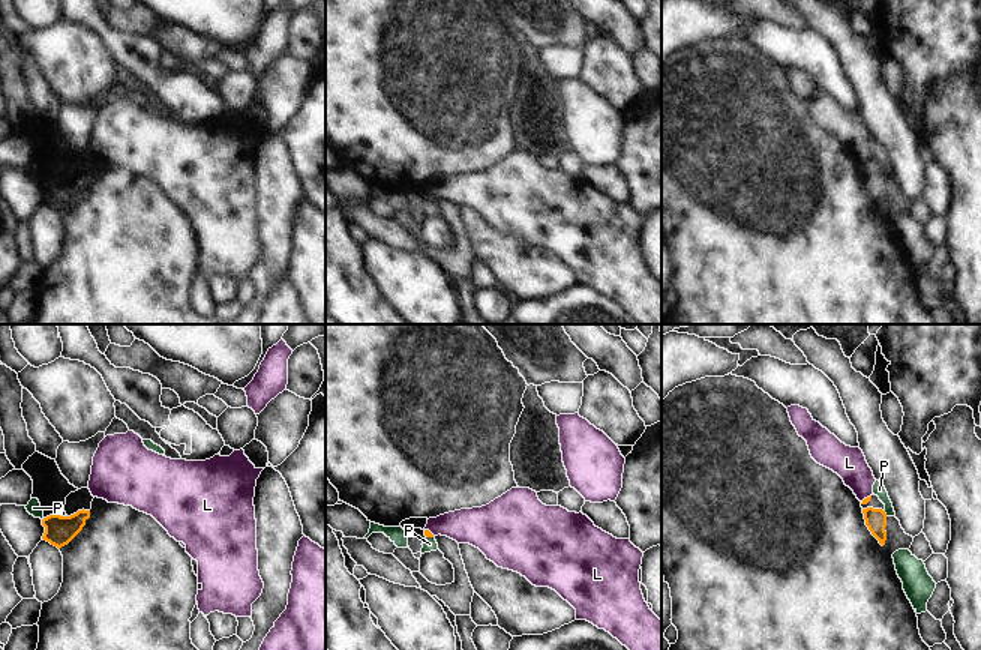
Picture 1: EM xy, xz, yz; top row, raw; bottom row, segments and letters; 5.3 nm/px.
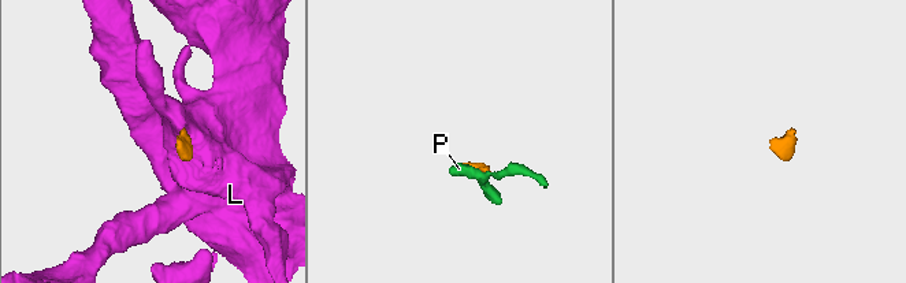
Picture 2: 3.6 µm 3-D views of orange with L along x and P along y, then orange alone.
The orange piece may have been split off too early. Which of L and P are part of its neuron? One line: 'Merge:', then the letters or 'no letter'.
Merge: no letter

